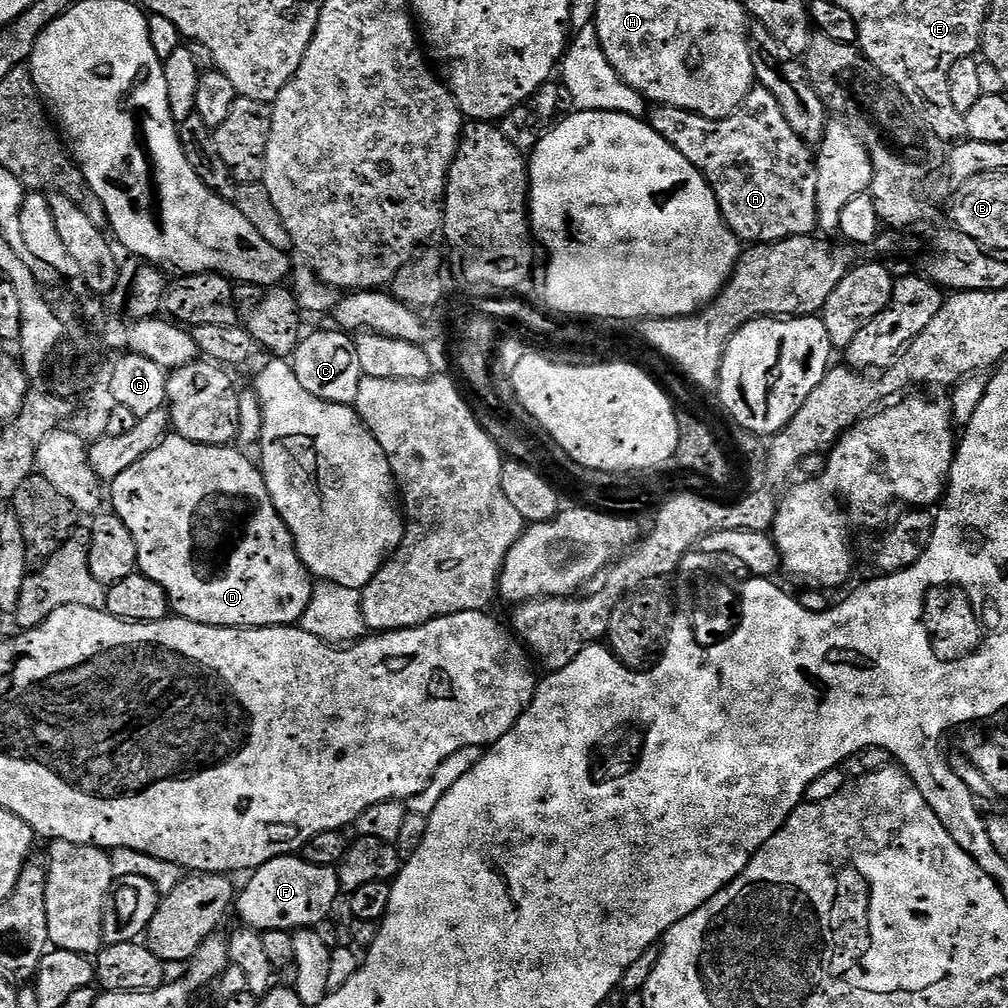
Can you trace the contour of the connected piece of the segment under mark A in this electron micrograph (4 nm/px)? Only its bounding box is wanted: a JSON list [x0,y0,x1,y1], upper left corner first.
[650,103,818,246]

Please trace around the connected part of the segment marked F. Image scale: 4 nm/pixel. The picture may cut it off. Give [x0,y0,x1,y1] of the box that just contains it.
[234,854,336,934]

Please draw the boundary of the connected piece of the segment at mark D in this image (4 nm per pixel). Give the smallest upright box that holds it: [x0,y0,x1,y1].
[111,434,313,628]

